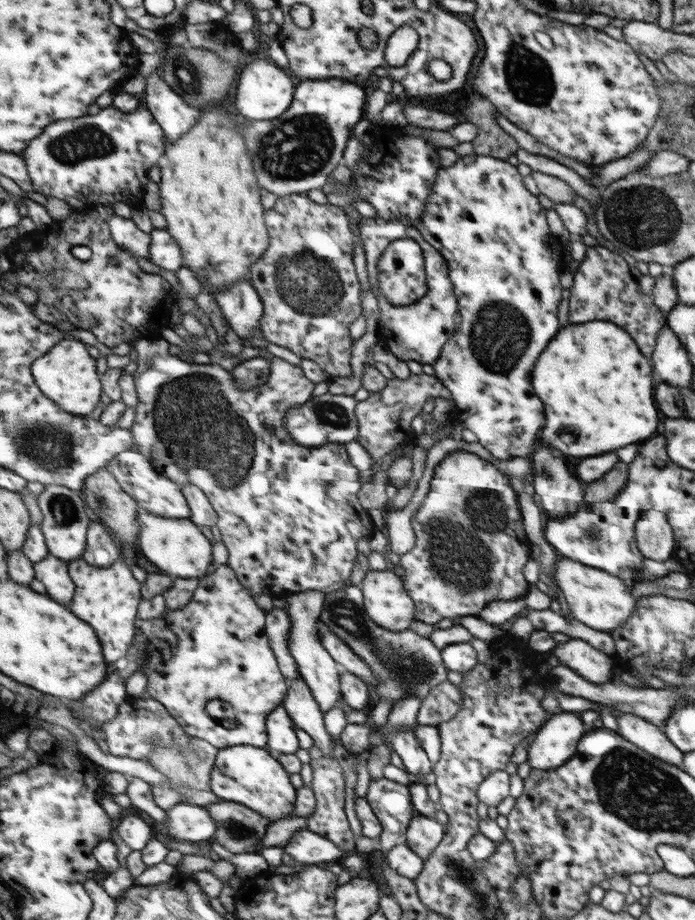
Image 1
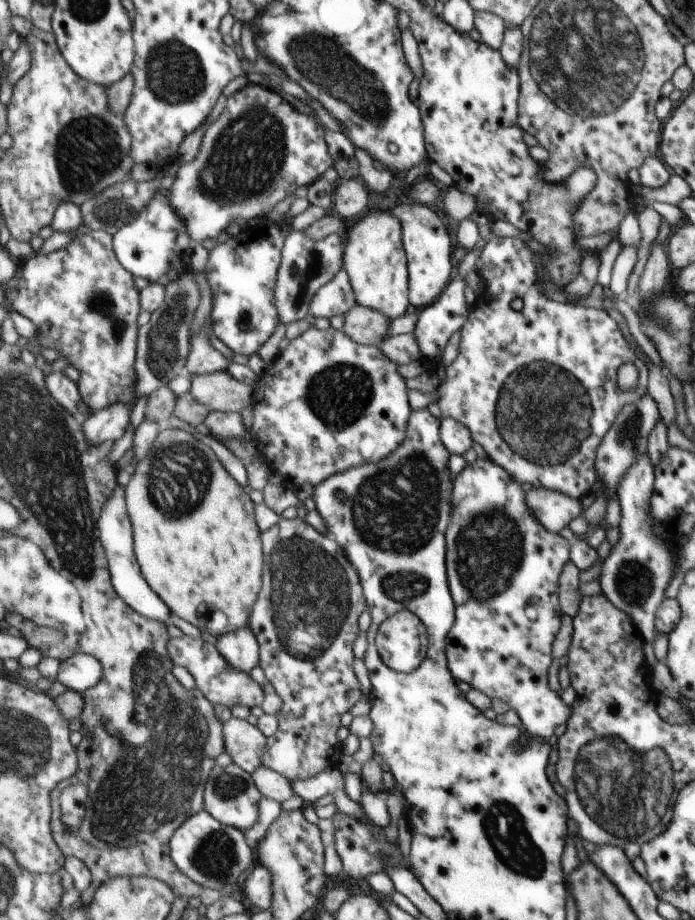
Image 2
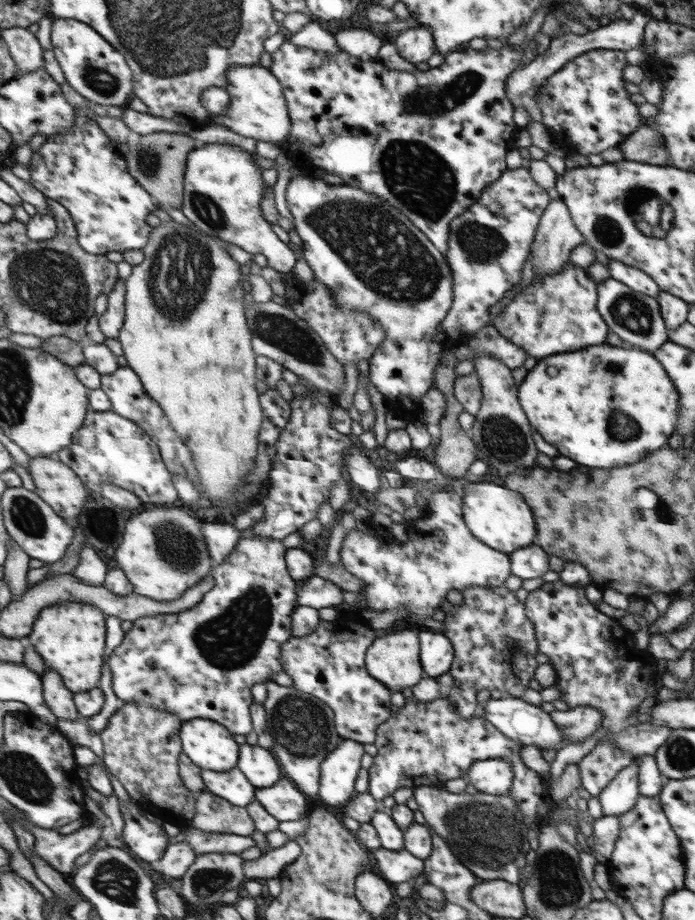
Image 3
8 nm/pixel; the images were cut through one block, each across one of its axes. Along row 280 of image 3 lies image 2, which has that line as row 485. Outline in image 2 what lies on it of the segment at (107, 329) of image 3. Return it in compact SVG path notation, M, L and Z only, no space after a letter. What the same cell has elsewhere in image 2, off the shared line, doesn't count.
M119 484L115 487L110 499L103 507L99 521L100 537L106 548L106 555L110 564L110 573L115 590L126 603L133 607L140 615L153 620L167 622L172 611L167 603L157 594L147 579L143 576L134 549L134 526L132 525L128 504L126 501L126 487Z

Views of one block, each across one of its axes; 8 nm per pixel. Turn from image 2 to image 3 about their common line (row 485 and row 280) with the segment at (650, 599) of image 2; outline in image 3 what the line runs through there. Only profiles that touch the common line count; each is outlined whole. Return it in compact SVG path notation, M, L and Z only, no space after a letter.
M608 259L608 274L611 278L625 284L635 292L656 297L660 289L652 277L643 272L642 269L631 267L618 260Z

